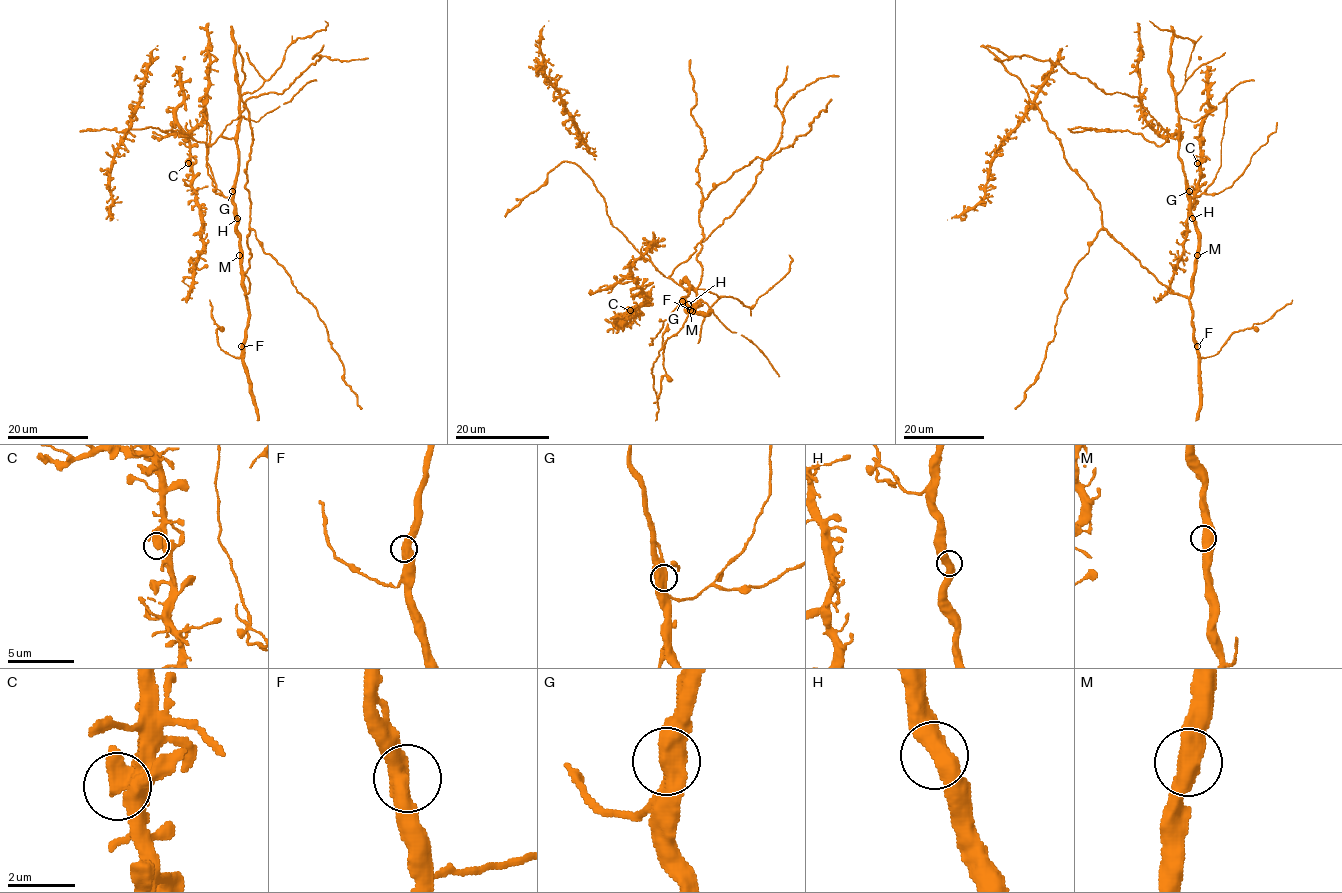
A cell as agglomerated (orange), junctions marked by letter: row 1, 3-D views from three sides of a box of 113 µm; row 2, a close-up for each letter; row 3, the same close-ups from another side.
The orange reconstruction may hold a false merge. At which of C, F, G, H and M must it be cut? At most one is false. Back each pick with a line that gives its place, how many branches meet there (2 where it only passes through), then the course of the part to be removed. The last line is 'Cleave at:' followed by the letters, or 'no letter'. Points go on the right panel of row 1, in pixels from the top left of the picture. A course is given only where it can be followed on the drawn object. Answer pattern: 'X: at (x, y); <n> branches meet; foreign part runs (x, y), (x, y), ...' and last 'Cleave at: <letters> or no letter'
Cleave at: no letter

